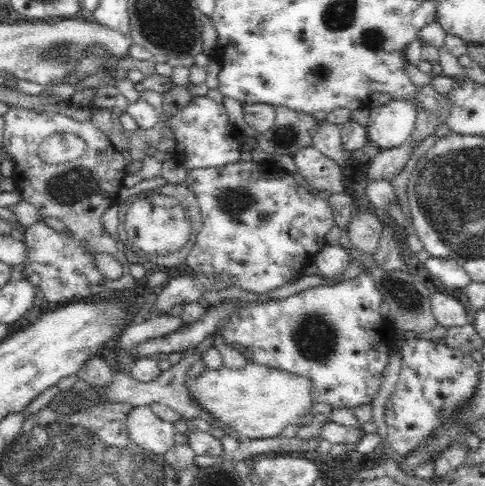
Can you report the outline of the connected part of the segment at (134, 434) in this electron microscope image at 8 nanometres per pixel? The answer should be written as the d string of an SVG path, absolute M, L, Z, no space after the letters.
M135 406L128 414L125 429L135 447L160 457L175 446L172 424L156 416L149 406Z

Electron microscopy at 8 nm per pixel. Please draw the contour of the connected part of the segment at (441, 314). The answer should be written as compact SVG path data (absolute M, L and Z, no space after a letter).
M436 291L431 294L433 314L439 326L451 328L468 324L468 312L464 304L458 298Z

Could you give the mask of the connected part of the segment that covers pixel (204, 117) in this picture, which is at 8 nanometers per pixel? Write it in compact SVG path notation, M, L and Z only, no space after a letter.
M193 95L183 109L169 118L169 129L176 139L174 158L188 170L238 162L244 151L242 137L234 134L237 127L228 118L228 112L222 103L218 104L208 95Z

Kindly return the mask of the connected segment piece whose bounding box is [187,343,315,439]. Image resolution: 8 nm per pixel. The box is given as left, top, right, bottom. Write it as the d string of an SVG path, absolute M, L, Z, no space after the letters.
M232 343L231 348L245 358L246 366L206 369L199 378L189 379L187 391L196 399L197 406L238 431L242 439L273 438L290 424L299 427L311 424L315 385L310 378L261 366L254 361L254 353L240 343Z

